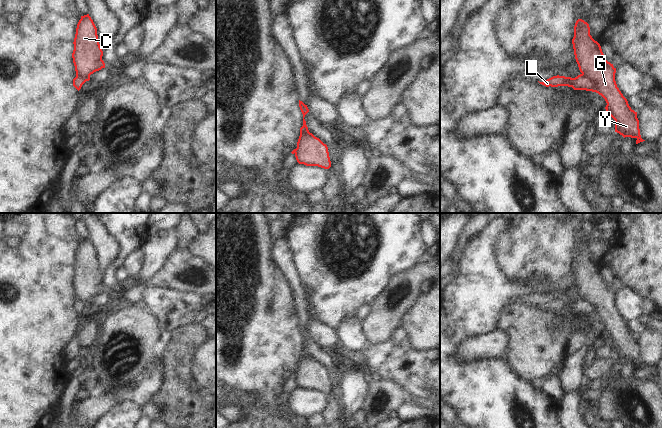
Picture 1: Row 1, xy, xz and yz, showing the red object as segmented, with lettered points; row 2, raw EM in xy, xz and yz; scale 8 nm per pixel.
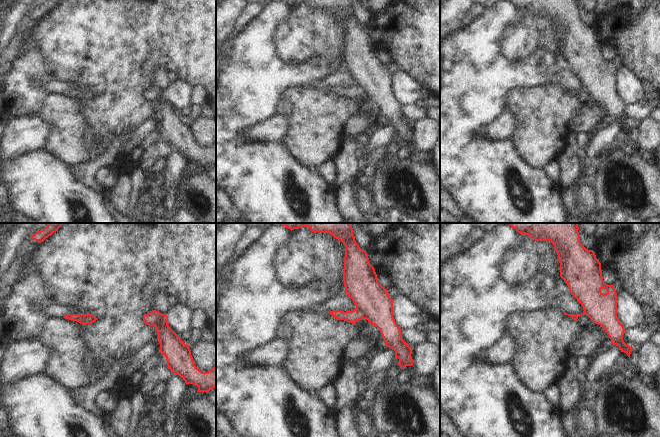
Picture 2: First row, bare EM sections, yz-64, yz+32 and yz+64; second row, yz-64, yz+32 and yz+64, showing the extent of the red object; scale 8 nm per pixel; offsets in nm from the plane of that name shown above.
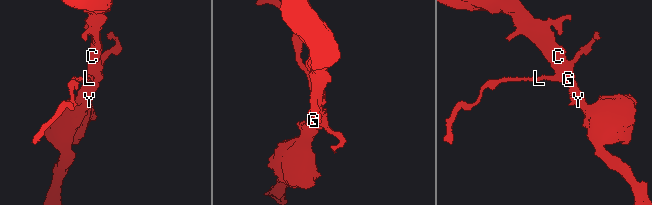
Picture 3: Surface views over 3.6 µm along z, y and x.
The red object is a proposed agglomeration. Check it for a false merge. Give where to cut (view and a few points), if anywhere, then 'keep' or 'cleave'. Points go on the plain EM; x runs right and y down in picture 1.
cut in yz along (582, 297), (593, 306), (595, 315); cleave

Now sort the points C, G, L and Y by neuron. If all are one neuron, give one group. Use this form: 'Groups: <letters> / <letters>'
Groups: C G Y / L

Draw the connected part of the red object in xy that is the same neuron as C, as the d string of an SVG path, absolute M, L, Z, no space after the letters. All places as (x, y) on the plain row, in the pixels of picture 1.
M89 238L81 240L73 268L72 282L76 300L83 302L85 306L89 305L91 298L105 292L97 252Z

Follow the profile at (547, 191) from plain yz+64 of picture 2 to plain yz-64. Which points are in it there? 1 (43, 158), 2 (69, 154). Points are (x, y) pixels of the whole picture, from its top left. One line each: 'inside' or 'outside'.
1: inside
2: outside

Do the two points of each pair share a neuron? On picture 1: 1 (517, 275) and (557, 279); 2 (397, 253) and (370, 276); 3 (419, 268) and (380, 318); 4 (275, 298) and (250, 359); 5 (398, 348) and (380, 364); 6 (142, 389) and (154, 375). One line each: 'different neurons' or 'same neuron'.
1: same neuron
2: same neuron
3: same neuron
4: same neuron
5: same neuron
6: same neuron

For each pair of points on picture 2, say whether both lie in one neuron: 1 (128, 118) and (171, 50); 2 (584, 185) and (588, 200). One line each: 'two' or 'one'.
1: one
2: one

